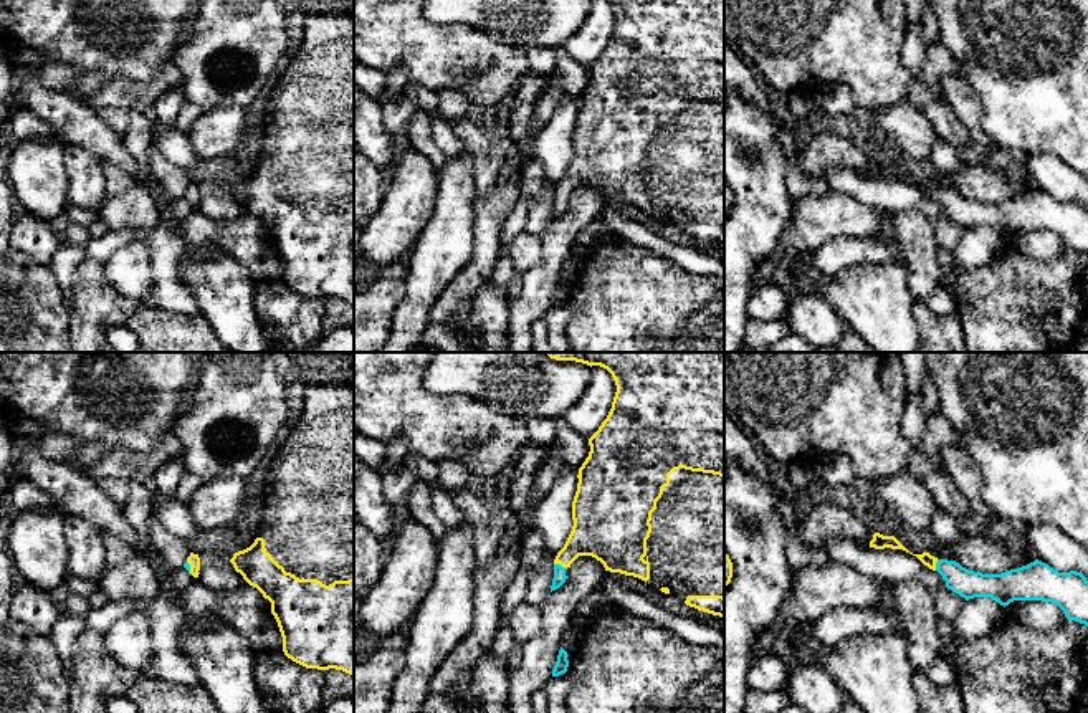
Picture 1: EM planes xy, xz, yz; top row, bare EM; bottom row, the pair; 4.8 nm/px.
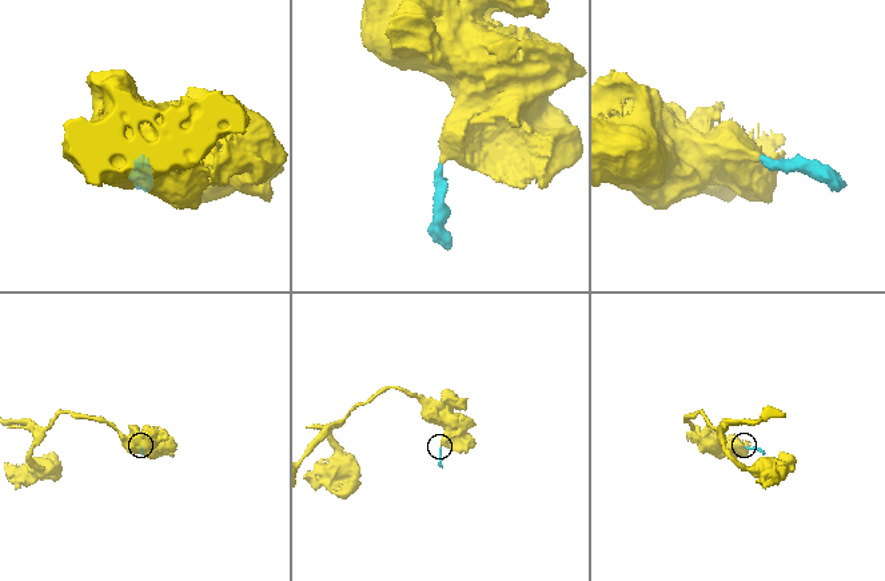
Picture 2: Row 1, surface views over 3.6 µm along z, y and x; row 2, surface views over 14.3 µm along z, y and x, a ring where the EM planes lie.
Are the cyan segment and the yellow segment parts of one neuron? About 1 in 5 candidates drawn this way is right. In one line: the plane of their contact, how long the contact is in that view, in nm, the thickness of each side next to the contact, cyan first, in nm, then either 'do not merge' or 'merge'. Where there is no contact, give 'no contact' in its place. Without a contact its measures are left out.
meets cyan in xz; contact 70 nm long; 60 nm thick on the cyan side, 260 nm on the other; merge

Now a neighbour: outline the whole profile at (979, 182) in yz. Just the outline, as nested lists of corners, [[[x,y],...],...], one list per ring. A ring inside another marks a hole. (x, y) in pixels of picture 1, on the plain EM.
[[[967,165],[951,175],[956,192],[982,203],[1002,203],[1035,190],[1030,180],[1010,182],[984,165]]]

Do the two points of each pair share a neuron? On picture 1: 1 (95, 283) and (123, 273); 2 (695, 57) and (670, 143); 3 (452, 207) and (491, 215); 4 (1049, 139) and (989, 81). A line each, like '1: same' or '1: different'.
1: different
2: same
3: different
4: same

